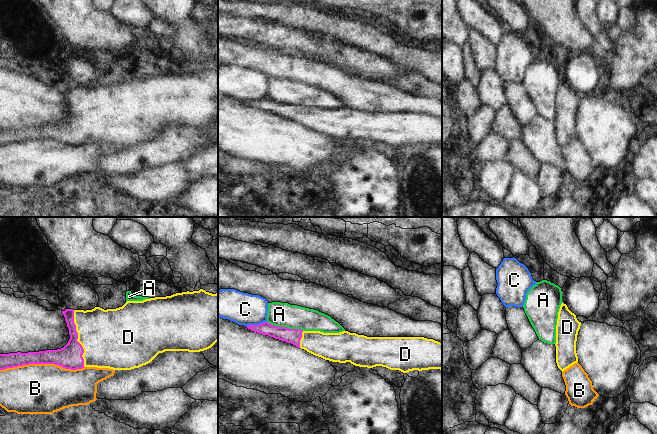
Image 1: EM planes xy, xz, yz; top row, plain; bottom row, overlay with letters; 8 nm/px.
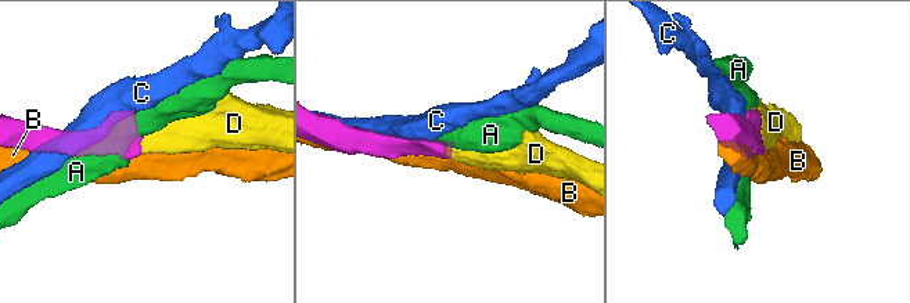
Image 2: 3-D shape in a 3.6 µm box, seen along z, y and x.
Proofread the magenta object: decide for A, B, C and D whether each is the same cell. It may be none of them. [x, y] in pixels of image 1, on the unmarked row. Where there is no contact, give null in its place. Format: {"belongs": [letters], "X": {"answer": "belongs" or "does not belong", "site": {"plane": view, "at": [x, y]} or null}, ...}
{"belongs": ["D"], "A": {"answer": "does not belong", "site": {"plane": "xz", "at": [285, 103]}}, "B": {"answer": "does not belong", "site": {"plane": "xy", "at": [42, 139]}}, "C": {"answer": "does not belong", "site": {"plane": "xz", "at": [256, 101]}}, "D": {"answer": "belongs", "site": {"plane": "xy", "at": [77, 114]}}}

